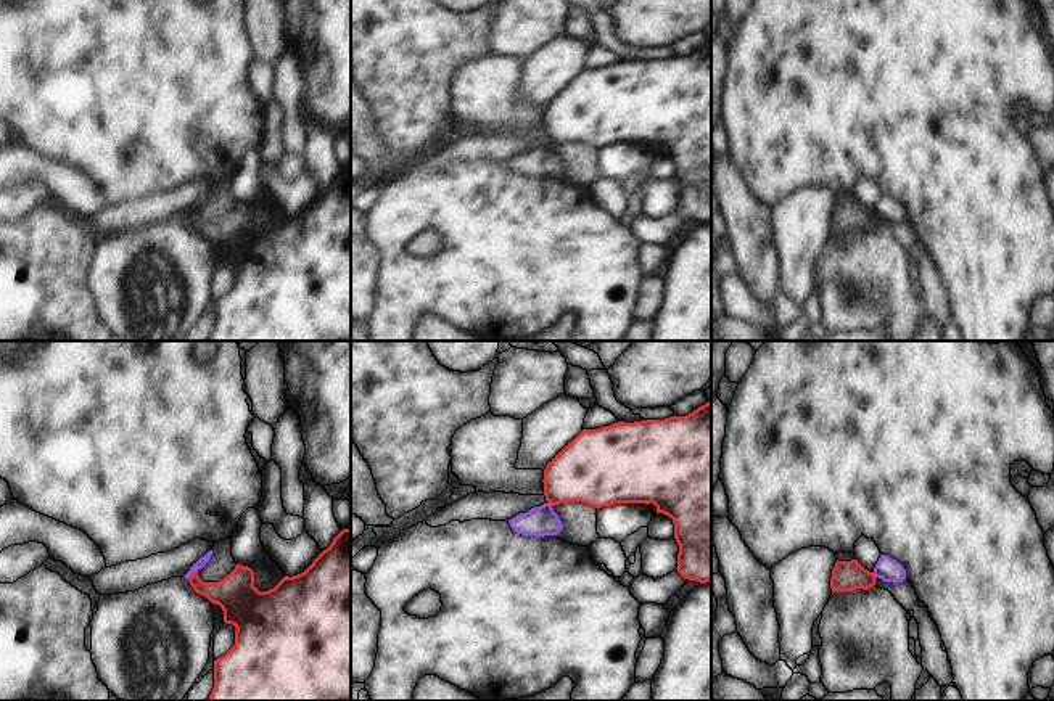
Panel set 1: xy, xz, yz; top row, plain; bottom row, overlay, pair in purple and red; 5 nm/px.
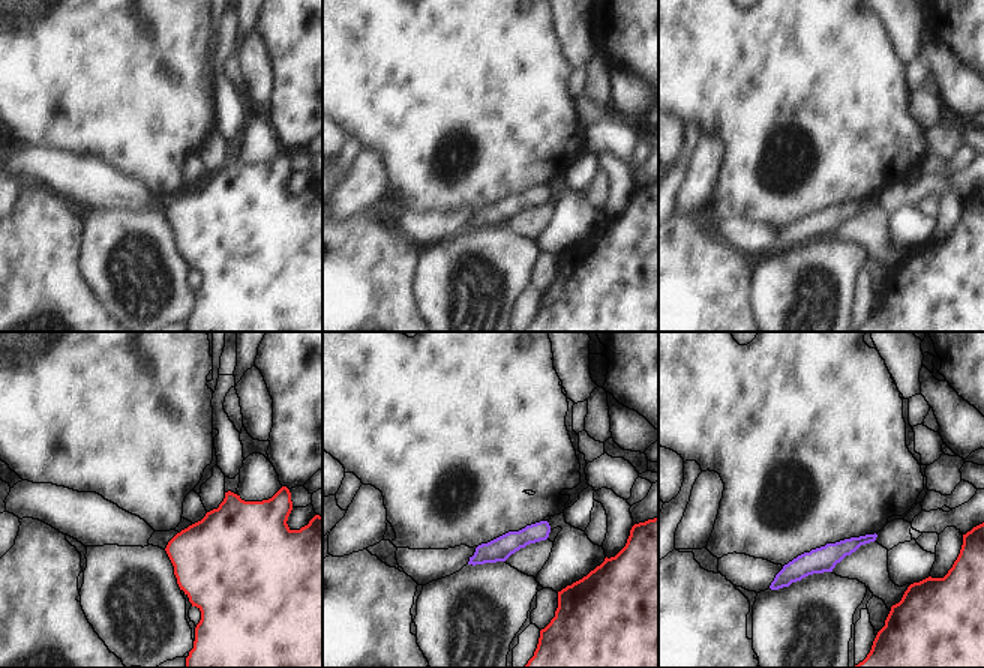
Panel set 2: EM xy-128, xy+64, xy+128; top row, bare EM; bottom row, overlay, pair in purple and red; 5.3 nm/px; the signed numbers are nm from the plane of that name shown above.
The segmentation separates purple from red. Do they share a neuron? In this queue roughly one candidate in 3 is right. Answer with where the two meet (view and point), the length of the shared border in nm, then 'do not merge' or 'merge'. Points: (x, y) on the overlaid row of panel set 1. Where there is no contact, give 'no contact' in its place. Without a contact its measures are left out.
xy (192, 573) | 80 nm | do not merge

